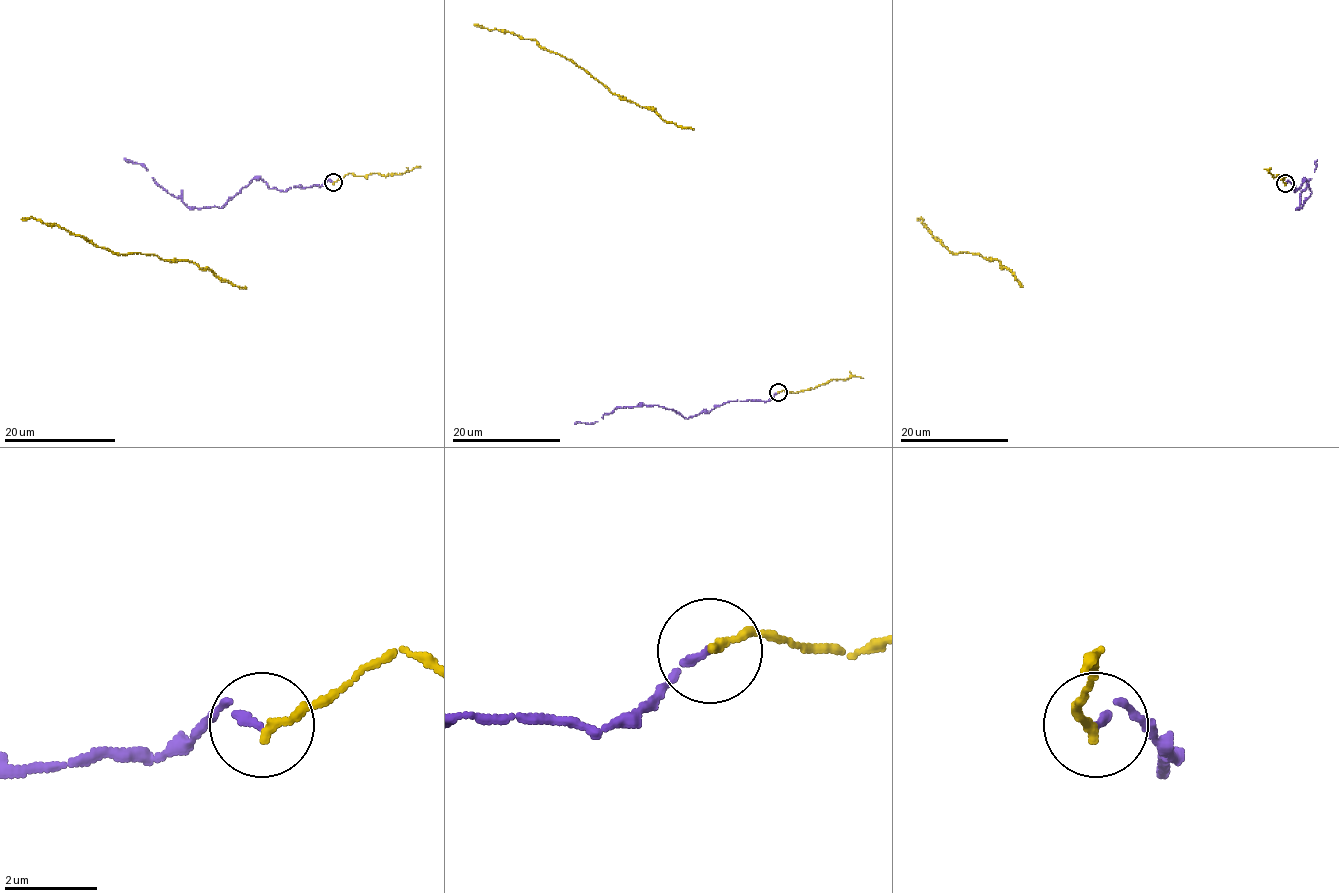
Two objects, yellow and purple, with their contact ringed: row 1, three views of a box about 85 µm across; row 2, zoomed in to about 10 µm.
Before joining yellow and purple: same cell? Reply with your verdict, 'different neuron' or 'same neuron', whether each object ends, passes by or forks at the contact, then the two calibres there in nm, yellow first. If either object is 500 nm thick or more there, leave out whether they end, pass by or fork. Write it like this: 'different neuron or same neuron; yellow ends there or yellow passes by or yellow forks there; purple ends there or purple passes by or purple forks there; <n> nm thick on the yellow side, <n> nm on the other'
same neuron; yellow ends there; purple ends there; 180 nm thick on the yellow side, 160 nm on the other

